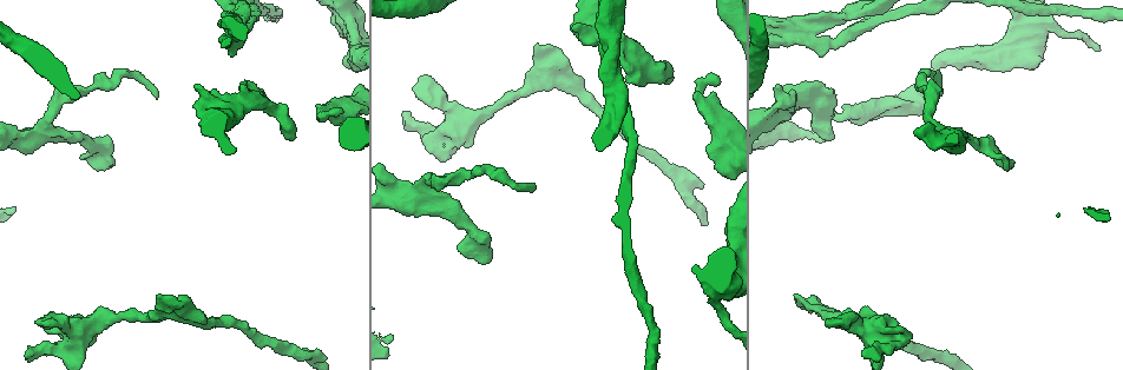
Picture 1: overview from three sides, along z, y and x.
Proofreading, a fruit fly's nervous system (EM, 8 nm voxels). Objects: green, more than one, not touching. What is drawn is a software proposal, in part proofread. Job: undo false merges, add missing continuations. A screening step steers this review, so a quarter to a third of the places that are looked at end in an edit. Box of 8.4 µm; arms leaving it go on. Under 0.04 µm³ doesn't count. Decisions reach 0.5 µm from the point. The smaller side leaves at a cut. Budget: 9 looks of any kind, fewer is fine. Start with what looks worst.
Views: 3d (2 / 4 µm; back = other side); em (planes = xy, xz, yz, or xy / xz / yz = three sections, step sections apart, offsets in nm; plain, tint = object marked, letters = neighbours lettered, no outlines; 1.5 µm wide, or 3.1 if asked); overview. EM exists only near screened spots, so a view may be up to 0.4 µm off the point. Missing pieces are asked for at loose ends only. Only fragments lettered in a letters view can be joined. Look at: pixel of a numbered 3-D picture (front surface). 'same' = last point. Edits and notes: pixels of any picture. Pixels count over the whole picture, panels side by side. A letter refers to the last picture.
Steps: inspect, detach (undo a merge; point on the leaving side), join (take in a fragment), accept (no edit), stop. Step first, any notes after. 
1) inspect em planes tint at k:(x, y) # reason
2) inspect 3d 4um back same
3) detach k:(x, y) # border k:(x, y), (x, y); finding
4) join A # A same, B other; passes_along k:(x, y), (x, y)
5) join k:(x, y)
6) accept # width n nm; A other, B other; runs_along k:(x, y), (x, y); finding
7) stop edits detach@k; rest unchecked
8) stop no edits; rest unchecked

inspect 3d 4um at 1:(154, 96) # tapers out

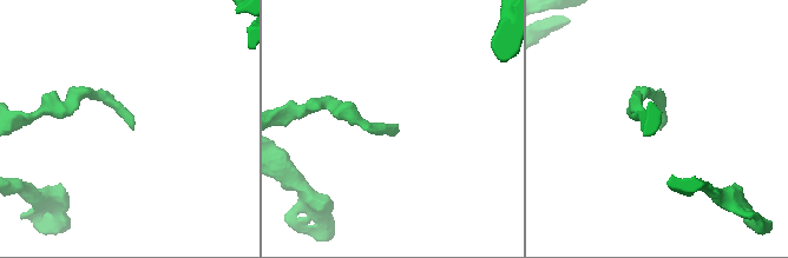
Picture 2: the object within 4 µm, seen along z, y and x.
inspect em xz step 8 tint at 2:(131, 129) # shape alone is not enough

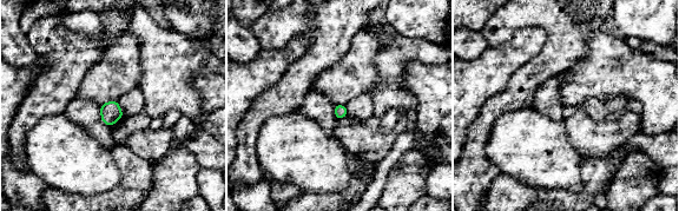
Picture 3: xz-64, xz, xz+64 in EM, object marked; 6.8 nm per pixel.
inspect em xz step 8 letters same

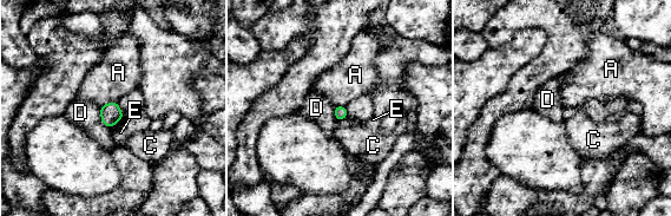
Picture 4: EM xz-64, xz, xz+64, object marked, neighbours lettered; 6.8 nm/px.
accept # width 80 nm; A other, C other, D other, E other; border 4:(117, 102), (107, 102), (100, 106); no lettered fragment goes on from it

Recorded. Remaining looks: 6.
inspect em planes plain at 1:(826, 324) # an open end

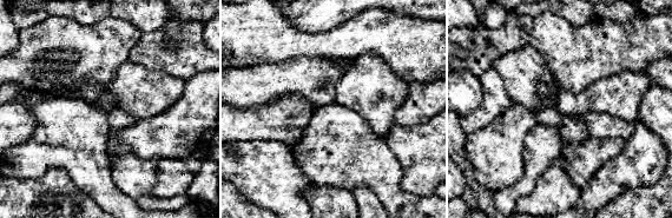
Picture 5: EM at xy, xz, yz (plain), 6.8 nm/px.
inspect em planes tint same # with the object marked

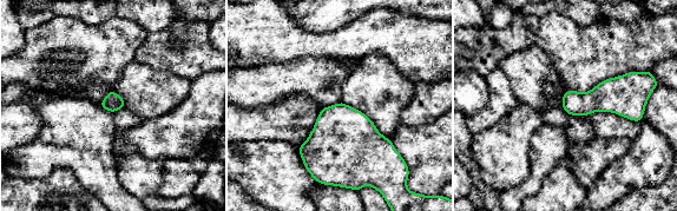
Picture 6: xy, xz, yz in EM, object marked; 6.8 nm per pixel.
inspect em planes letters same

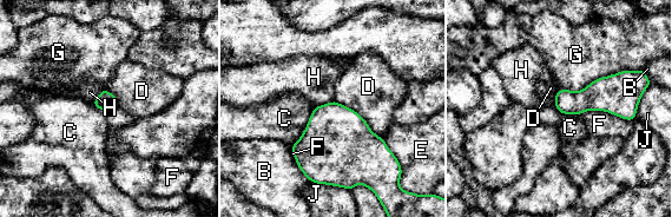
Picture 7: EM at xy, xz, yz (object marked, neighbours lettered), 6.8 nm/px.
accept # B other, C other, D other, E other, F other, G other, H other, J other; border 7:(334, 99), (315, 107); no lettered fragment goes on from it

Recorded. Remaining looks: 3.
inspect em planes letters at 1:(717, 167) # an open end

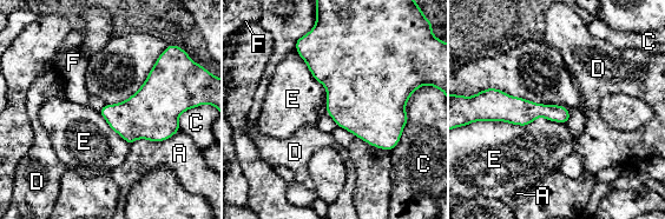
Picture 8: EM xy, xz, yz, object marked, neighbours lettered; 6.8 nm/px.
accept # longest_contact E 600 nm; A other, C other, D other, E other, F other; runs_along 8:(491, 110), (547, 111), (566, 117); no lettered fragment goes on from it

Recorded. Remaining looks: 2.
inspect em xy step 4 tint at 1:(840, 18) # arms part here

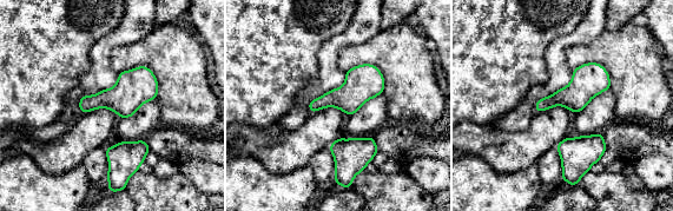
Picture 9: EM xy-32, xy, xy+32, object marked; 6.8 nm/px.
inspect em planes letters same

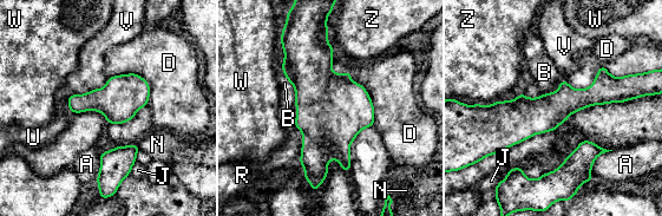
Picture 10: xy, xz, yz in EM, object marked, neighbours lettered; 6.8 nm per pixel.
accept # A other, B other, D other, J other, N other, R other, U other, V other, W other, Z other; border 10:(109, 77), (138, 73), (148, 104); continuous, no second neuron

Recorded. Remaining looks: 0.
stop no edits; rest unchecked

